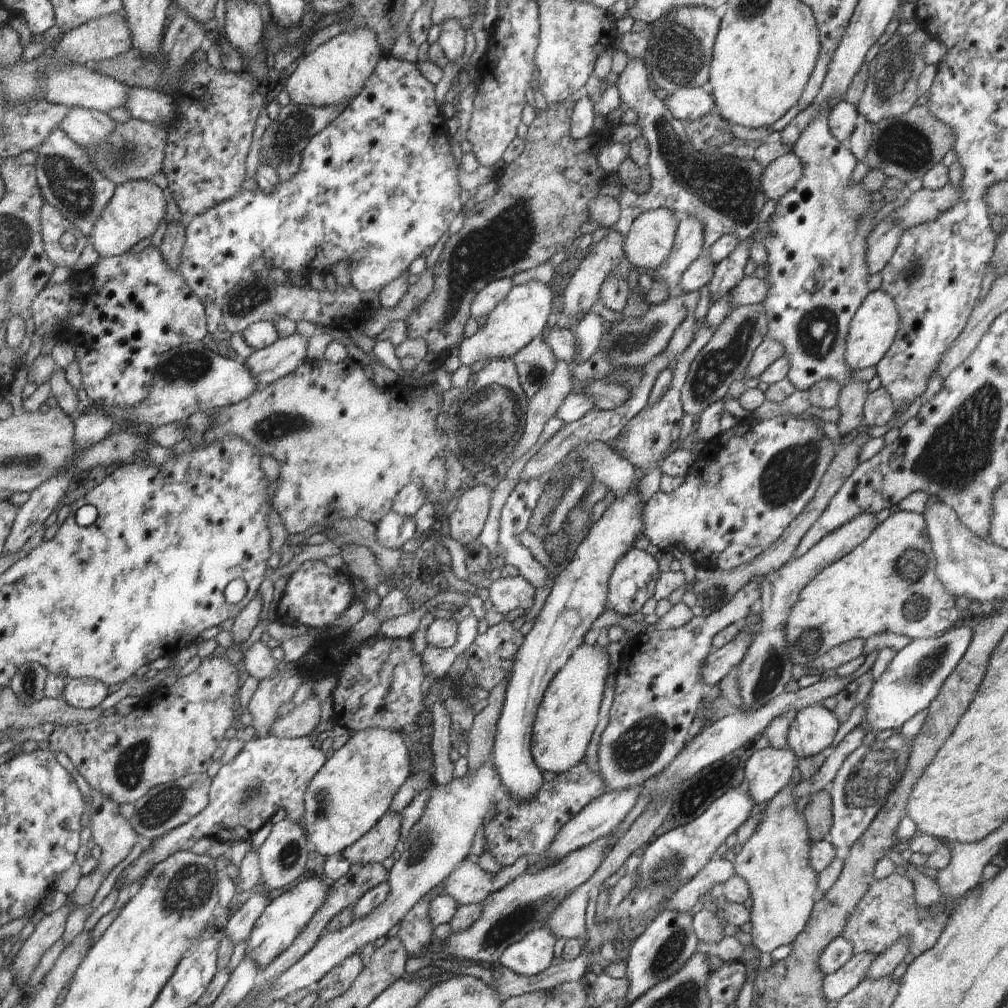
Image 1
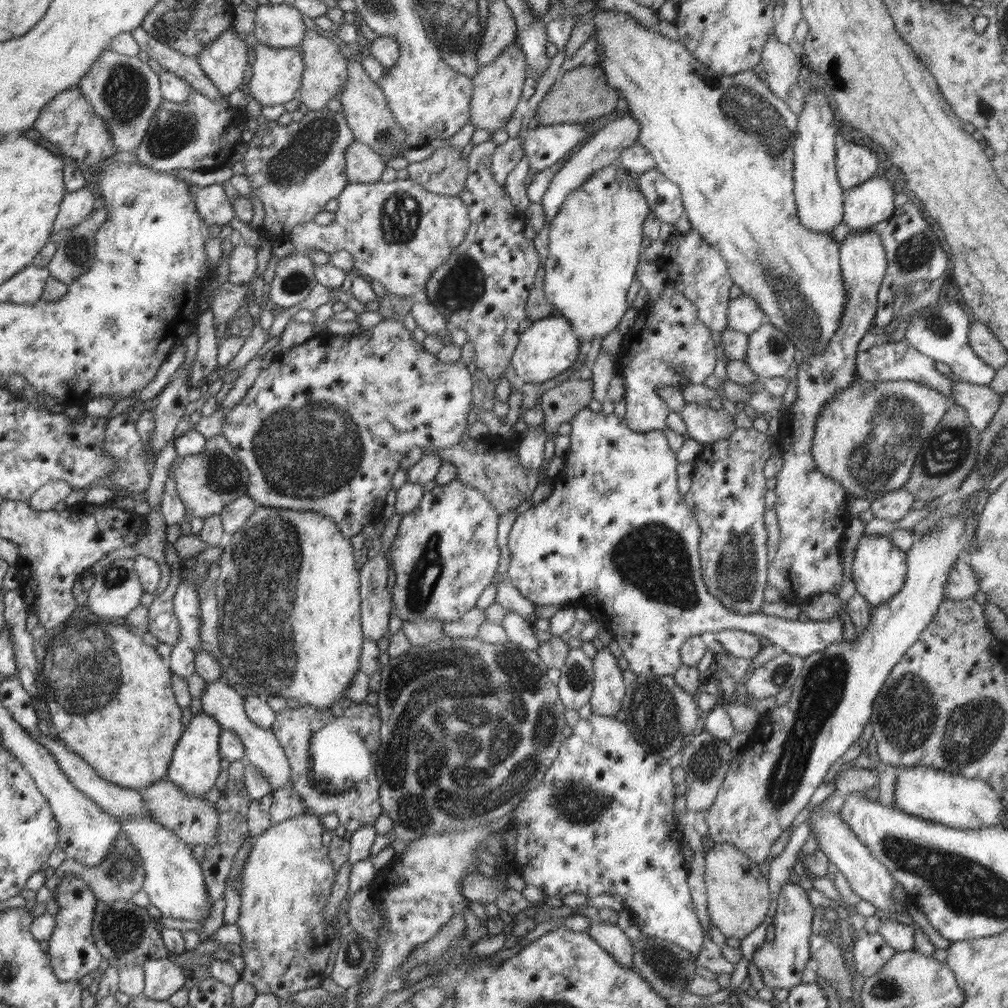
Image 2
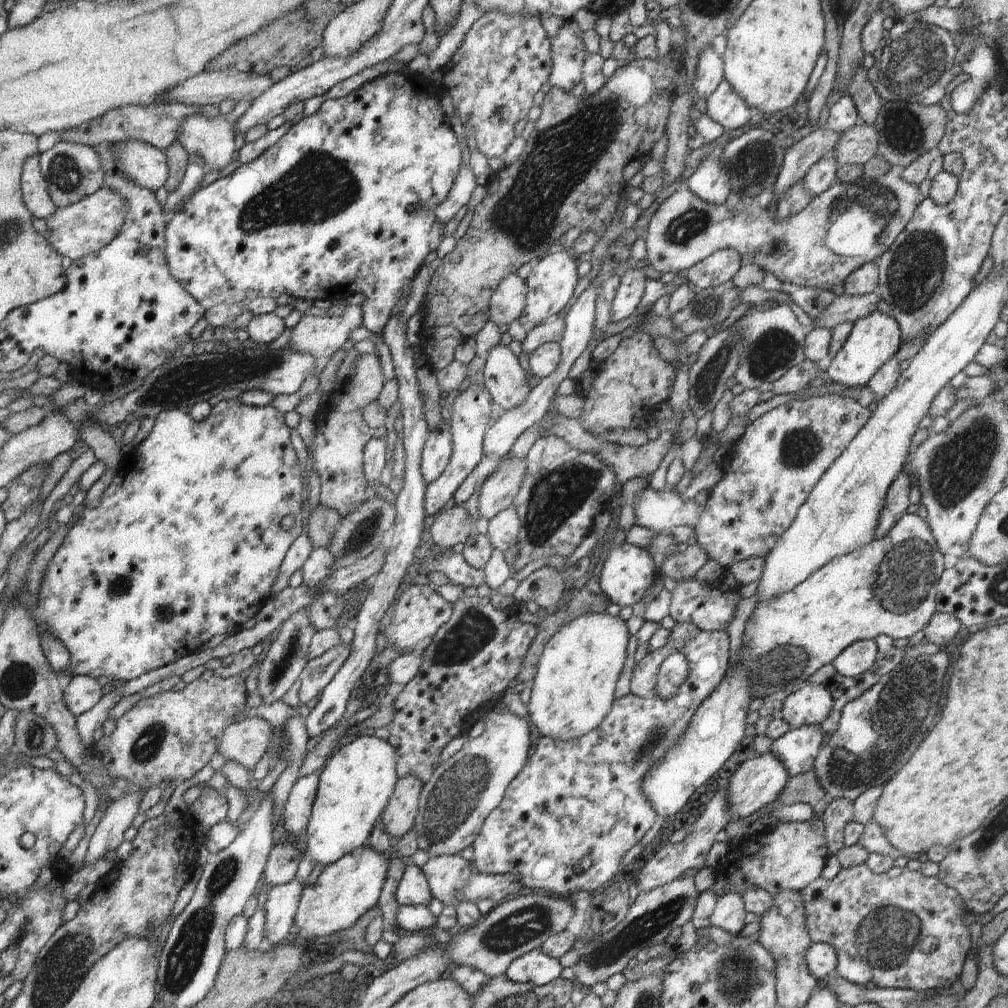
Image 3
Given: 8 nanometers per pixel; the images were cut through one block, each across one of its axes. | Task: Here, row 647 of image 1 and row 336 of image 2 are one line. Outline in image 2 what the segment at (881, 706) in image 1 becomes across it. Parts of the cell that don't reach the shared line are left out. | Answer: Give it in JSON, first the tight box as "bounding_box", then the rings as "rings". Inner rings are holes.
{"bounding_box":[904,294,996,385],"rings":[[[946,294],[944,298],[940,297],[937,302],[911,314],[904,339],[921,354],[934,361],[948,364],[951,372],[956,374],[960,380],[962,379],[962,382],[989,385],[996,376],[996,369],[988,366],[973,352],[970,343],[968,343],[970,324],[970,318],[966,312],[958,304],[950,301],[950,297]]]}

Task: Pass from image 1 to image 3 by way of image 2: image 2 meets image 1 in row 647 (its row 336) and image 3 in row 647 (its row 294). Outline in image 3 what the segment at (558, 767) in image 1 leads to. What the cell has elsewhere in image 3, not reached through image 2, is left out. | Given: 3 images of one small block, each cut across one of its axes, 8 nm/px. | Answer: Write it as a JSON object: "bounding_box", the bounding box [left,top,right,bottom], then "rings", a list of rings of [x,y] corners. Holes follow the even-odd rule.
{"bounding_box":[528,613,630,739],"rings":[[[604,613],[580,615],[547,643],[533,680],[528,719],[542,737],[577,739],[598,728],[612,708],[630,634],[626,621]]]}

